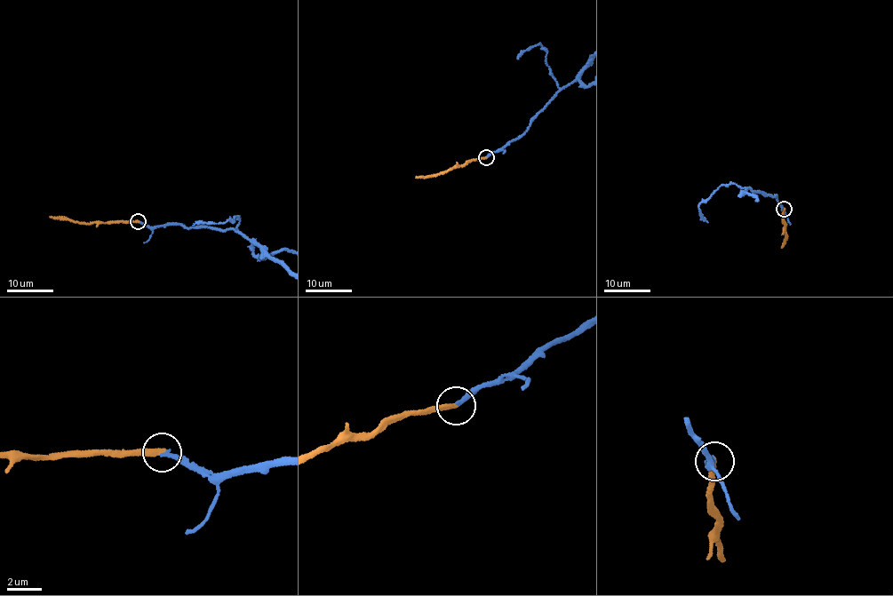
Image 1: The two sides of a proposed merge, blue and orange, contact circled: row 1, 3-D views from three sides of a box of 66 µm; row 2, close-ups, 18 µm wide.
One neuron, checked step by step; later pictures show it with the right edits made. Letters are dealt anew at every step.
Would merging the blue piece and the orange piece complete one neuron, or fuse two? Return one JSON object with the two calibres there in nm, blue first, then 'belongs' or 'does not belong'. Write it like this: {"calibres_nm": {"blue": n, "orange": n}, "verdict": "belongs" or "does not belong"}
{"calibres_nm": {"blue": 280, "orange": 340}, "verdict": "belongs"}

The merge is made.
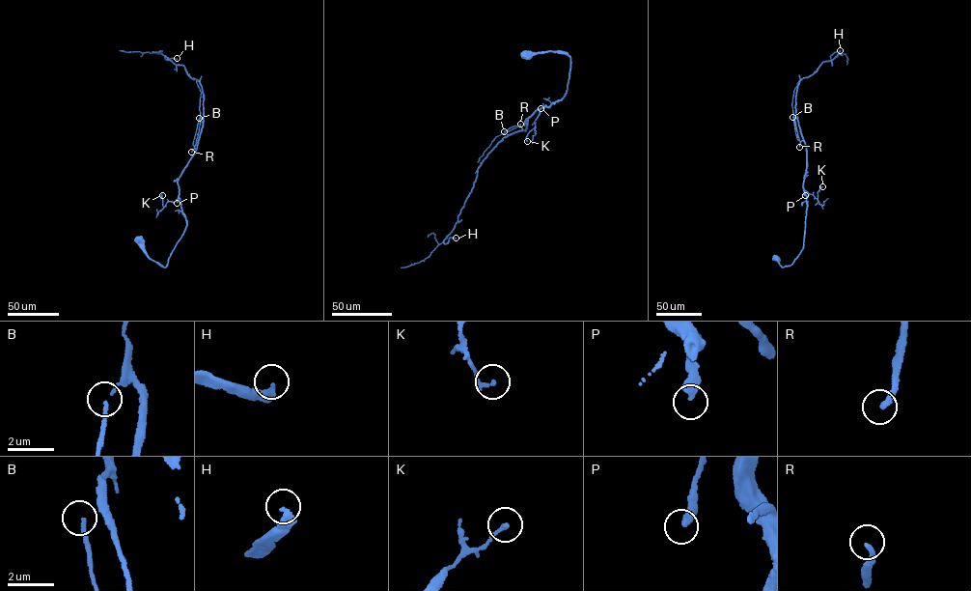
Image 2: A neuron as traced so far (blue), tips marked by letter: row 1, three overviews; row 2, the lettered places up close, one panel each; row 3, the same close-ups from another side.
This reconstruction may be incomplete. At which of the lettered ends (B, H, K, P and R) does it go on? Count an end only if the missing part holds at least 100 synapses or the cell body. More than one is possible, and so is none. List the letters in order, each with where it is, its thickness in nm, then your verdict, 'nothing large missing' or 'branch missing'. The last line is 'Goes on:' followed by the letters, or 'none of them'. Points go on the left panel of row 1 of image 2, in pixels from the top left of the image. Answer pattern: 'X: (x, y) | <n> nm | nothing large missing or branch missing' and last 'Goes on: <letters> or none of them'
B: (199, 118) | 130 nm | nothing large missing
H: (177, 58) | 400 nm | branch missing
K: (162, 195) | 170 nm | nothing large missing
P: (177, 203) | 400 nm | nothing large missing
R: (191, 152) | 220 nm | nothing large missing
Goes on: H

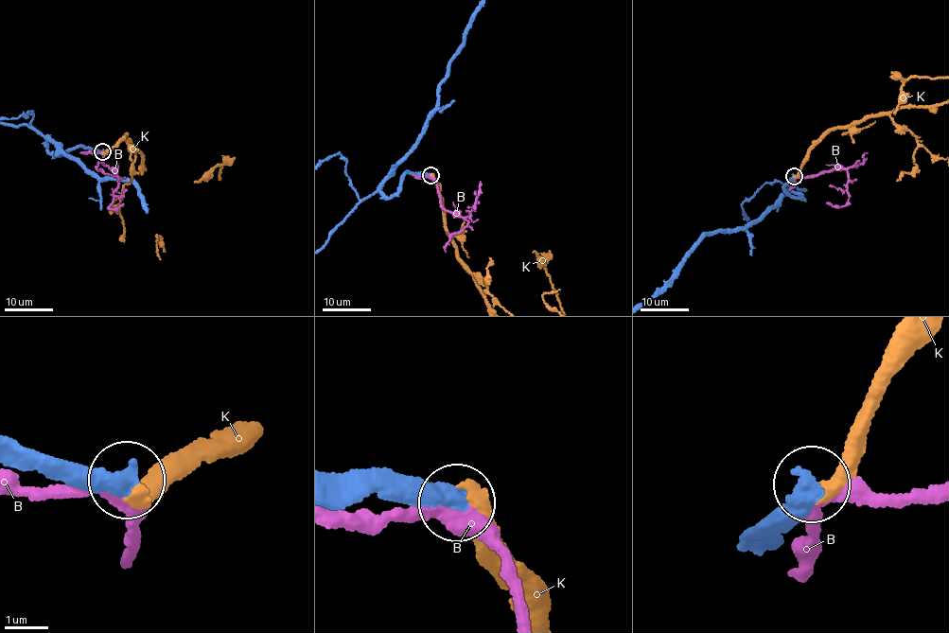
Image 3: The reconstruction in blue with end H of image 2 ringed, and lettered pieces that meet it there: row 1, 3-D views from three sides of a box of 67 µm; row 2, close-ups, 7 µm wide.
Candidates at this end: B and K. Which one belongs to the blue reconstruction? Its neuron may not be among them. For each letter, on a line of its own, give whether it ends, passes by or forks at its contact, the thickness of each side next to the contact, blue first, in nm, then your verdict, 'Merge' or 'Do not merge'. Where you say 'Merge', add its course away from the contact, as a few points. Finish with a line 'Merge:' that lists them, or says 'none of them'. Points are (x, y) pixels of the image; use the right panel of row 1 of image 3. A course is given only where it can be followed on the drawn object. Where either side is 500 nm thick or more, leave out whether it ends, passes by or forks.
B: Thickness 600 nm (blue) against 360 nm. Do not merge
K: Thickness 500 nm (blue) against 440 nm. Do not merge
Merge: none of them

